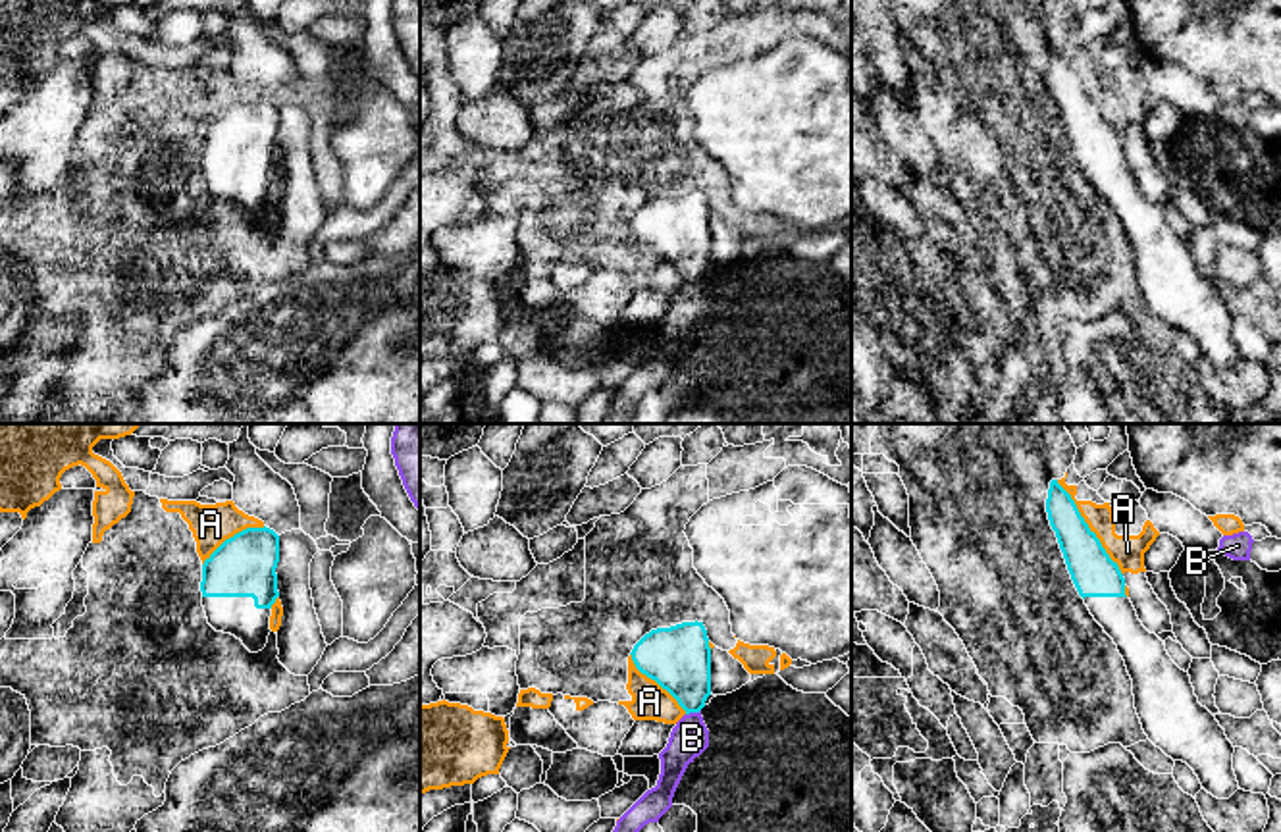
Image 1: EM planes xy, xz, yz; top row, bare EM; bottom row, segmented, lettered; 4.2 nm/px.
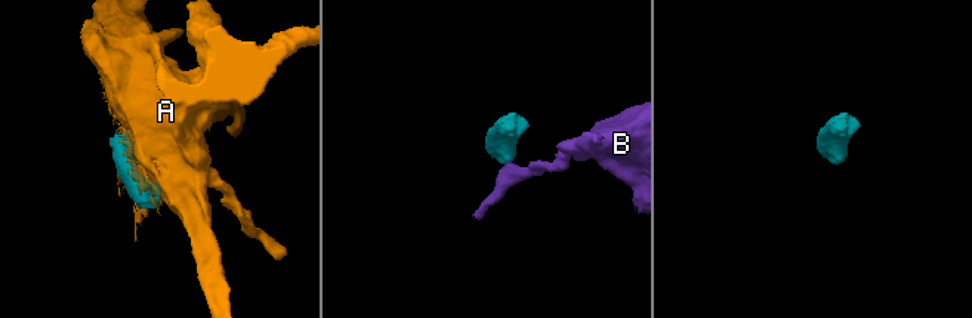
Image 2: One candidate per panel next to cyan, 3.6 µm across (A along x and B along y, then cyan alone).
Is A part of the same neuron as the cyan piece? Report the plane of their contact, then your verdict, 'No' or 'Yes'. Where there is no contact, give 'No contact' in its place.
Touches cyan in yz. No

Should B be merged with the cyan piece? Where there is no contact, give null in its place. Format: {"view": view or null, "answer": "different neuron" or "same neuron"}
{"view": "xz", "answer": "different neuron"}

